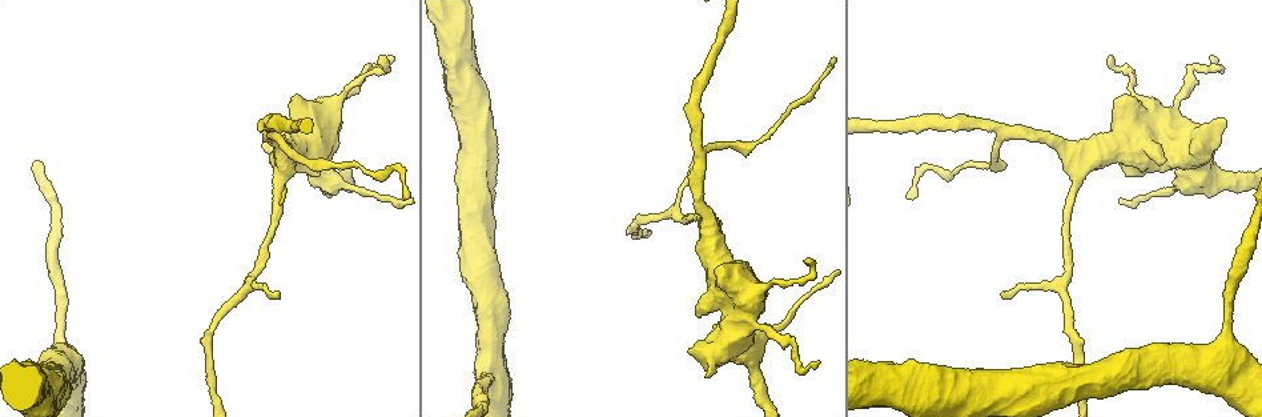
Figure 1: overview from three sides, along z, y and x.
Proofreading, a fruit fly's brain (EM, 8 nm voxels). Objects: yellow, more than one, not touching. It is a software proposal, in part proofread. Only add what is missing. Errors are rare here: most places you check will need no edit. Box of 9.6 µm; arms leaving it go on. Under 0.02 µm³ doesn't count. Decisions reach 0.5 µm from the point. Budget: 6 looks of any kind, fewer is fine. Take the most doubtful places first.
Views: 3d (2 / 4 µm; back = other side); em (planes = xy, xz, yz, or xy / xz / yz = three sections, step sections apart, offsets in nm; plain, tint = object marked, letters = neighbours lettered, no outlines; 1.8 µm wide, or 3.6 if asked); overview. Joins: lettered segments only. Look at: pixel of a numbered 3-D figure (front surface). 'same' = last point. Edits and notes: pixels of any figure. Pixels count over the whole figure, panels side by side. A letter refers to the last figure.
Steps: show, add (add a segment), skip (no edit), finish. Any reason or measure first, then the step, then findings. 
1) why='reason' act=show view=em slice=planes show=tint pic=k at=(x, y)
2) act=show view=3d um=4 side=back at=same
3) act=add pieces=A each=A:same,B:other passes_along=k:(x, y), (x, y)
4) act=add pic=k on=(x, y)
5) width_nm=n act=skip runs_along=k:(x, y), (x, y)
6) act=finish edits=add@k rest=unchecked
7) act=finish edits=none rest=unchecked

why='free end' act=show view=3d um=4 pic=1 at=(381, 59)

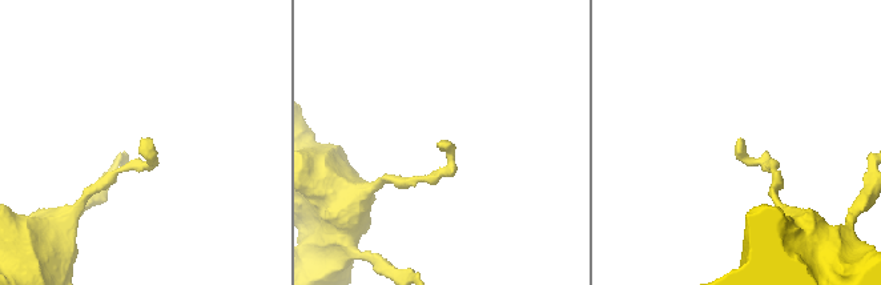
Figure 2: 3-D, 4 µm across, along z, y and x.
act=show view=em slice=xz step=8 show=letters pic=2 at=(143, 139)

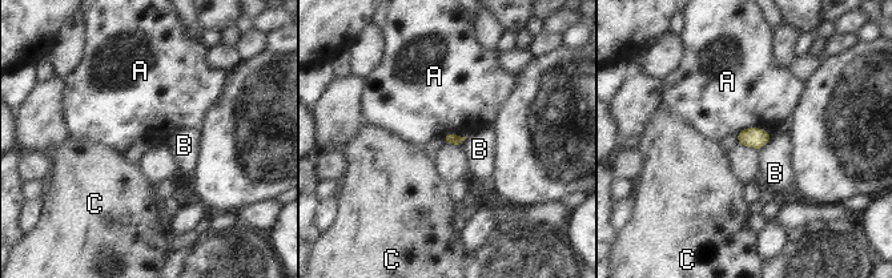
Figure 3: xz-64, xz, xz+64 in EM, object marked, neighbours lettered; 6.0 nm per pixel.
act=show view=em slice=planes show=letters at=same

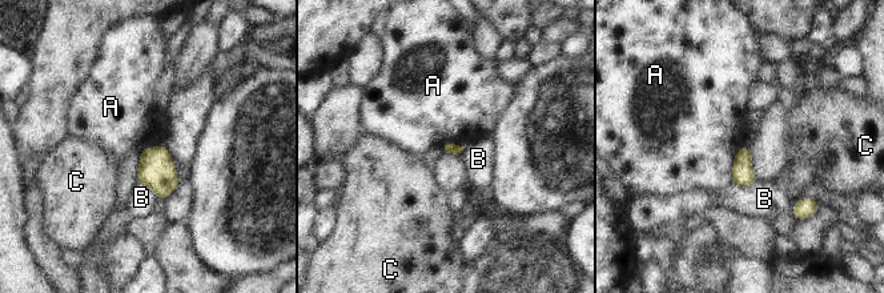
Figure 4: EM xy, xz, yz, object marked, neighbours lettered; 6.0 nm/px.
longest_contact=A:220nm act=skip each=A:other,B:other,C:other border=4:(739, 148), (732, 168), (732, 183) found='none of them fits'

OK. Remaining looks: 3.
why='free end' act=show view=em um=3.6 slice=yz step=4 show=letters pic=1 at=(276, 292)

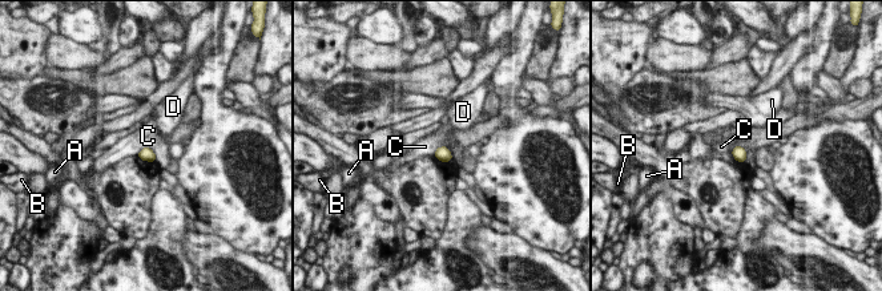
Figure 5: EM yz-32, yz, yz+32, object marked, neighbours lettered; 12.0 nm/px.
why='another direction' act=show view=em um=3.6 slice=planes show=letters at=same

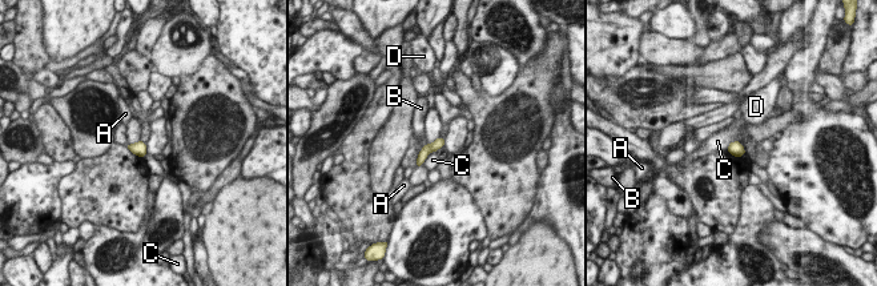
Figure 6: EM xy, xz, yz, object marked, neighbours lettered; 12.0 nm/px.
act=skip each=A:other,B:other,C:other,D:other runs_along=6:(441, 140), (421, 157), (419, 162) found='none of them fits'

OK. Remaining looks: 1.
why='free end' act=show view=em slice=planes show=letters pic=1 at=(1224, 120)

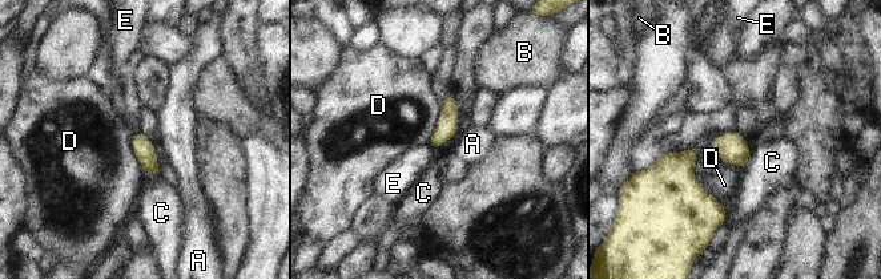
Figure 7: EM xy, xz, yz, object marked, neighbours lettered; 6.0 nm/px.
act=skip each=A:other,B:other,C:other,D:other,E:other border=7:(133, 153), (141, 164) found='none of them fits'

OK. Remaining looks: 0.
act=finish edits=none rest=unchecked

